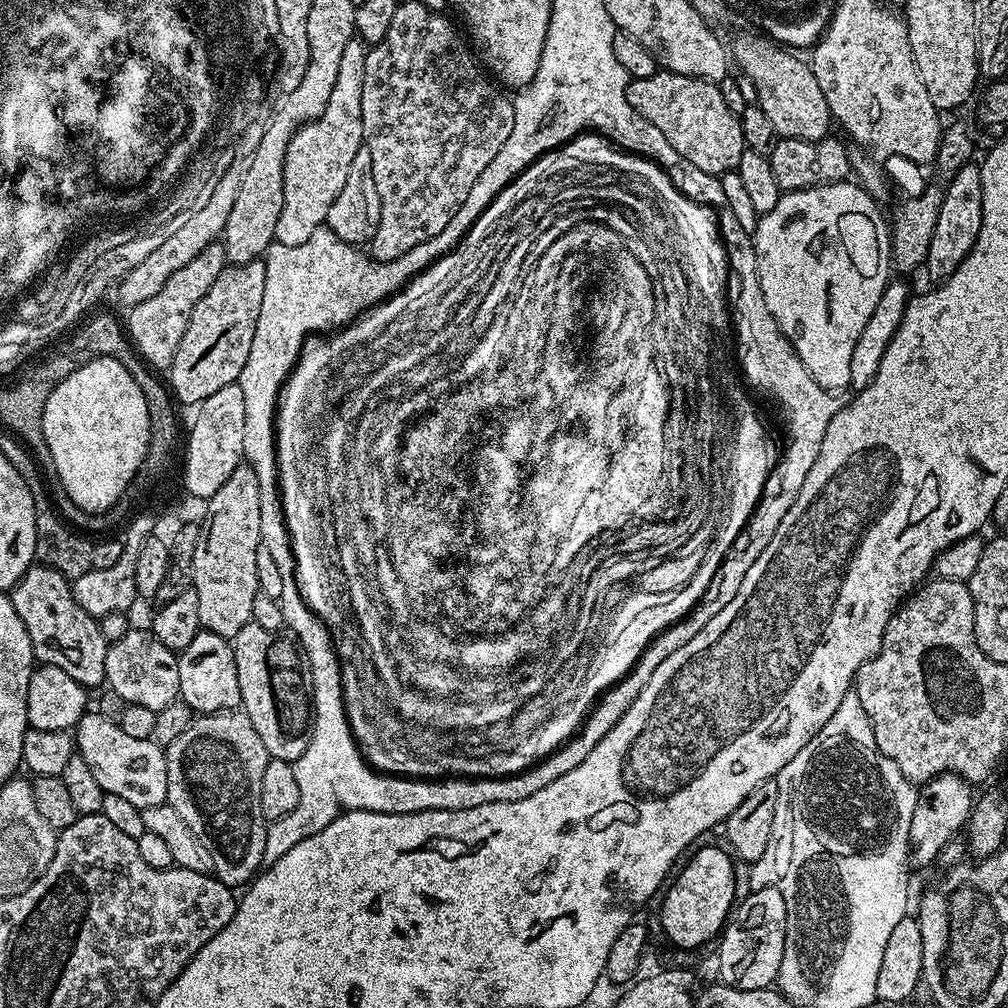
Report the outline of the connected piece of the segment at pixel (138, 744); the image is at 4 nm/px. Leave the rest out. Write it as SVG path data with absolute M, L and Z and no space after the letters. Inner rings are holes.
M97 710L85 711L74 729L74 748L80 757L90 766L98 786L104 793L119 794L135 808L149 808L165 803L166 790L165 749L151 740L130 738L120 728L119 723L107 720Z

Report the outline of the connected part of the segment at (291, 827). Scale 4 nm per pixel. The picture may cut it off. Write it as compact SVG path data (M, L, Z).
M262 486L258 490L258 502L262 506L260 542L278 565L282 577L282 618L285 629L302 649L310 677L312 698L312 737L310 746L294 762L294 778L298 778L298 806L286 818L268 824L264 864L278 862L286 850L298 846L302 838L316 836L318 830L326 830L330 822L338 820L341 812L381 812L382 814L414 814L430 810L474 810L474 806L487 806L489 802L518 802L530 798L534 790L550 786L554 778L562 778L564 768L574 770L576 760L586 758L584 748L572 752L572 748L559 747L544 760L537 760L524 772L495 778L401 778L396 774L381 774L360 754L360 748L348 725L348 715L342 698L340 663L323 620L312 611L296 574L296 559L292 553L292 538L284 523L284 507L280 505L279 487Z

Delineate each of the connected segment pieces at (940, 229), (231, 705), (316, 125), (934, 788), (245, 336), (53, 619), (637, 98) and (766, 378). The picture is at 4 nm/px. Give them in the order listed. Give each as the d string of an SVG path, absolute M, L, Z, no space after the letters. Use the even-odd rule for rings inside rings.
M969 162L966 166L962 166L962 170L955 172L947 184L948 188L943 189L944 197L938 210L938 222L934 226L934 234L930 238L930 250L922 265L923 271L928 271L932 282L943 282L948 279L950 274L954 274L954 270L958 270L958 266L964 261L966 254L970 254L974 242L978 242L978 230L982 230L982 174L979 163Z
M200 630L178 656L179 699L192 708L193 713L226 712L241 707L238 690L236 653L227 639L213 632Z
M353 38L346 42L346 50L342 50L342 62L338 66L338 82L330 94L330 102L326 110L316 120L302 125L290 138L290 146L284 159L284 193L282 194L282 214L278 214L275 243L282 246L302 246L314 230L318 230L327 221L330 206L334 206L334 198L342 194L342 186L346 186L346 174L350 174L350 166L354 163L354 154L364 147L364 131L362 130L362 80L366 74L366 58L368 48L363 40Z
M943 772L929 780L919 789L914 806L914 814L910 818L910 838L908 851L913 865L920 868L935 865L939 852L956 833L965 831L968 817L972 815L974 807L973 785L957 776L954 772Z
M263 259L233 264L218 274L214 286L210 286L202 302L194 306L190 326L186 326L186 334L182 334L182 346L178 346L170 369L170 392L179 403L181 400L184 404L199 406L224 386L239 381L242 366L246 366L246 358L250 358L258 310L262 310L262 290L266 290Z
M37 563L11 589L10 595L22 626L26 626L26 634L30 634L32 655L40 664L58 666L58 670L70 674L74 682L89 690L99 689L105 683L109 642L103 637L99 619L86 614L74 602L72 585L63 574Z
M658 70L650 78L629 79L626 98L646 122L650 122L664 135L666 142L686 158L694 162L698 170L717 178L725 172L735 172L738 158L744 153L742 126L737 113L726 106L719 83L699 80L686 74Z
M725 211L719 221L720 239L724 242L724 252L728 256L731 283L740 284L736 288L734 300L734 347L736 360L745 380L745 383L755 392L766 394L776 400L785 408L784 416L788 419L788 445L784 448L784 457L771 465L771 472L765 478L765 486L761 492L761 498L756 504L748 523L734 538L724 560L720 563L720 569L710 586L706 587L694 609L688 615L675 623L668 625L665 630L657 633L652 641L656 644L681 644L686 646L714 614L722 611L722 606L728 605L734 599L734 594L742 586L742 578L754 566L758 554L770 546L770 538L774 538L774 530L786 518L786 510L794 506L794 498L798 498L798 490L802 490L802 482L806 482L806 474L810 474L810 466L814 466L814 458L818 458L818 450L822 446L822 434L826 434L826 426L838 414L842 407L835 391L818 386L814 378L802 366L798 354L792 348L792 343L787 336L783 336L776 320L770 314L762 295L762 286L758 278L758 266L756 265L756 245L753 233L742 230L738 218L734 214Z

